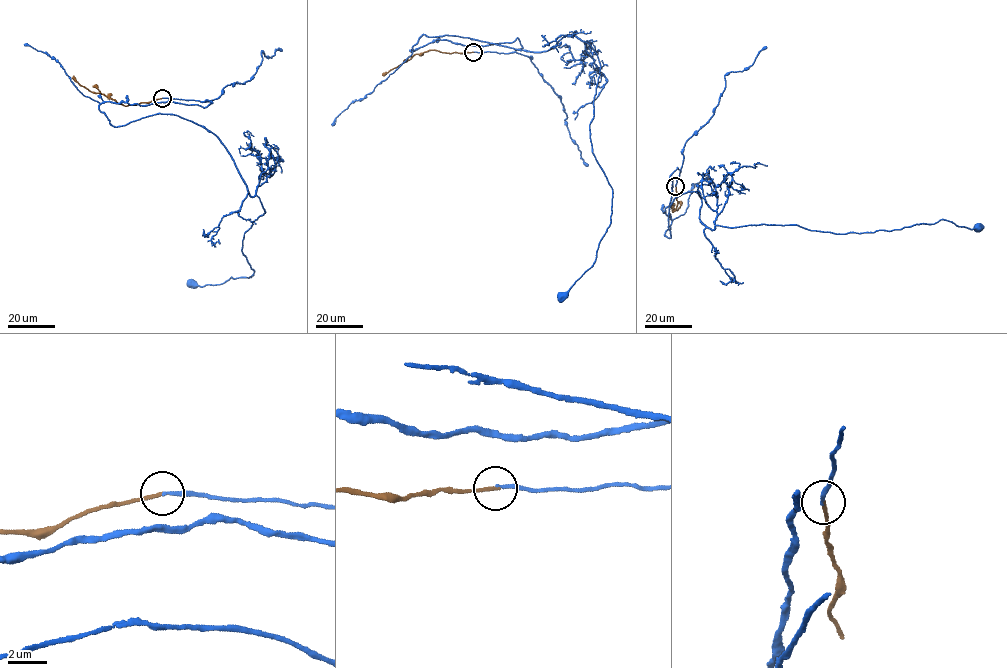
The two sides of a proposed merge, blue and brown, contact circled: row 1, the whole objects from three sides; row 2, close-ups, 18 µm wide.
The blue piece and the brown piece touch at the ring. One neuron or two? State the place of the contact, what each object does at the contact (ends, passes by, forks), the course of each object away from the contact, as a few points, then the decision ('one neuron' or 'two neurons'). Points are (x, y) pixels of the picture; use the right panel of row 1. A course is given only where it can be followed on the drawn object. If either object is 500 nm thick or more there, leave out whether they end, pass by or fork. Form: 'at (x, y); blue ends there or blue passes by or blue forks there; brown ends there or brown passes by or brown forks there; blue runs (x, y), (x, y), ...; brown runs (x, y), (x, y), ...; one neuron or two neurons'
at (675, 186); blue ends there; brown ends there; blue runs (676, 186), (669, 238), (670, 206), (688, 190), (712, 229), (979, 227); brown runs (676, 186), (677, 205), (673, 212), (681, 204), (679, 201); one neuron

